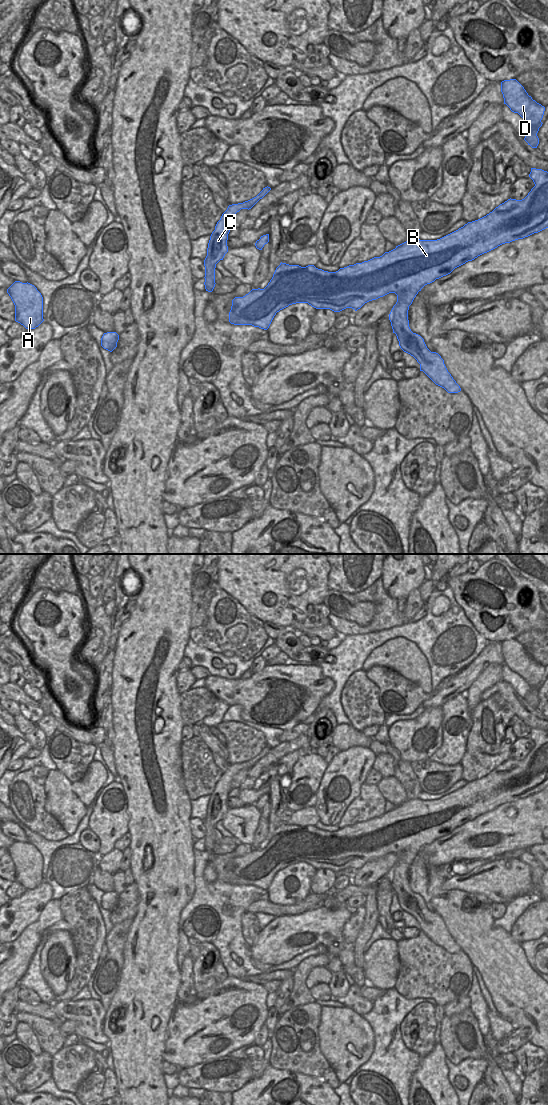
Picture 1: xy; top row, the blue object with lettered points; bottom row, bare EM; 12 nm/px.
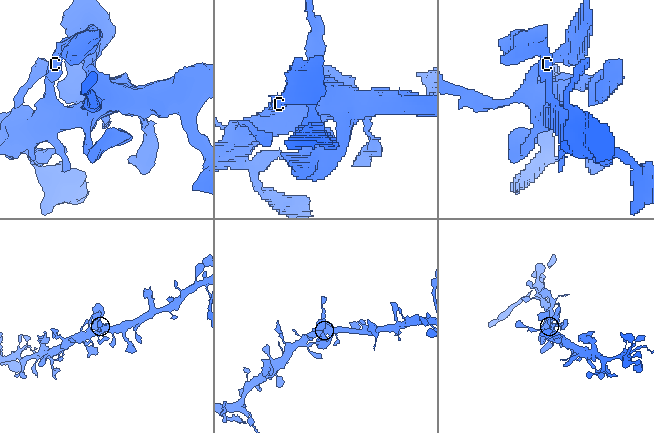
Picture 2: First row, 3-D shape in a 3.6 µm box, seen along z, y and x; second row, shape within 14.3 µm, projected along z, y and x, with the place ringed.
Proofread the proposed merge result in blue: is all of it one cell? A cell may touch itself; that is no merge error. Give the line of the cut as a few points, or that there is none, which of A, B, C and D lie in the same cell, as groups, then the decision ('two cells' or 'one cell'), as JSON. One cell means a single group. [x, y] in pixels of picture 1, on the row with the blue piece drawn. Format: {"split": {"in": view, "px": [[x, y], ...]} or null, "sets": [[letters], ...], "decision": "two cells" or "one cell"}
{"split": null, "sets": [["A", "B", "C", "D"]], "decision": "one cell"}

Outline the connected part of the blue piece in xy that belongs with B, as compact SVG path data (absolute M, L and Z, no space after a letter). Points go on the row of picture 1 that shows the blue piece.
M531 168L529 177L535 186L524 199L510 198L486 216L468 222L440 239L407 240L380 257L340 268L336 272L324 271L314 265L301 267L281 262L264 289L252 289L245 296L235 297L232 300L229 322L267 330L276 313L292 304L308 303L316 309L330 309L334 312L346 308L357 311L369 301L395 293L397 302L389 314L389 320L400 348L417 360L420 371L423 371L436 385L444 388L448 393L458 393L461 388L448 372L441 356L431 352L424 339L411 331L408 320L409 306L425 285L450 274L455 268L502 244L523 239L548 228L548 172Z

